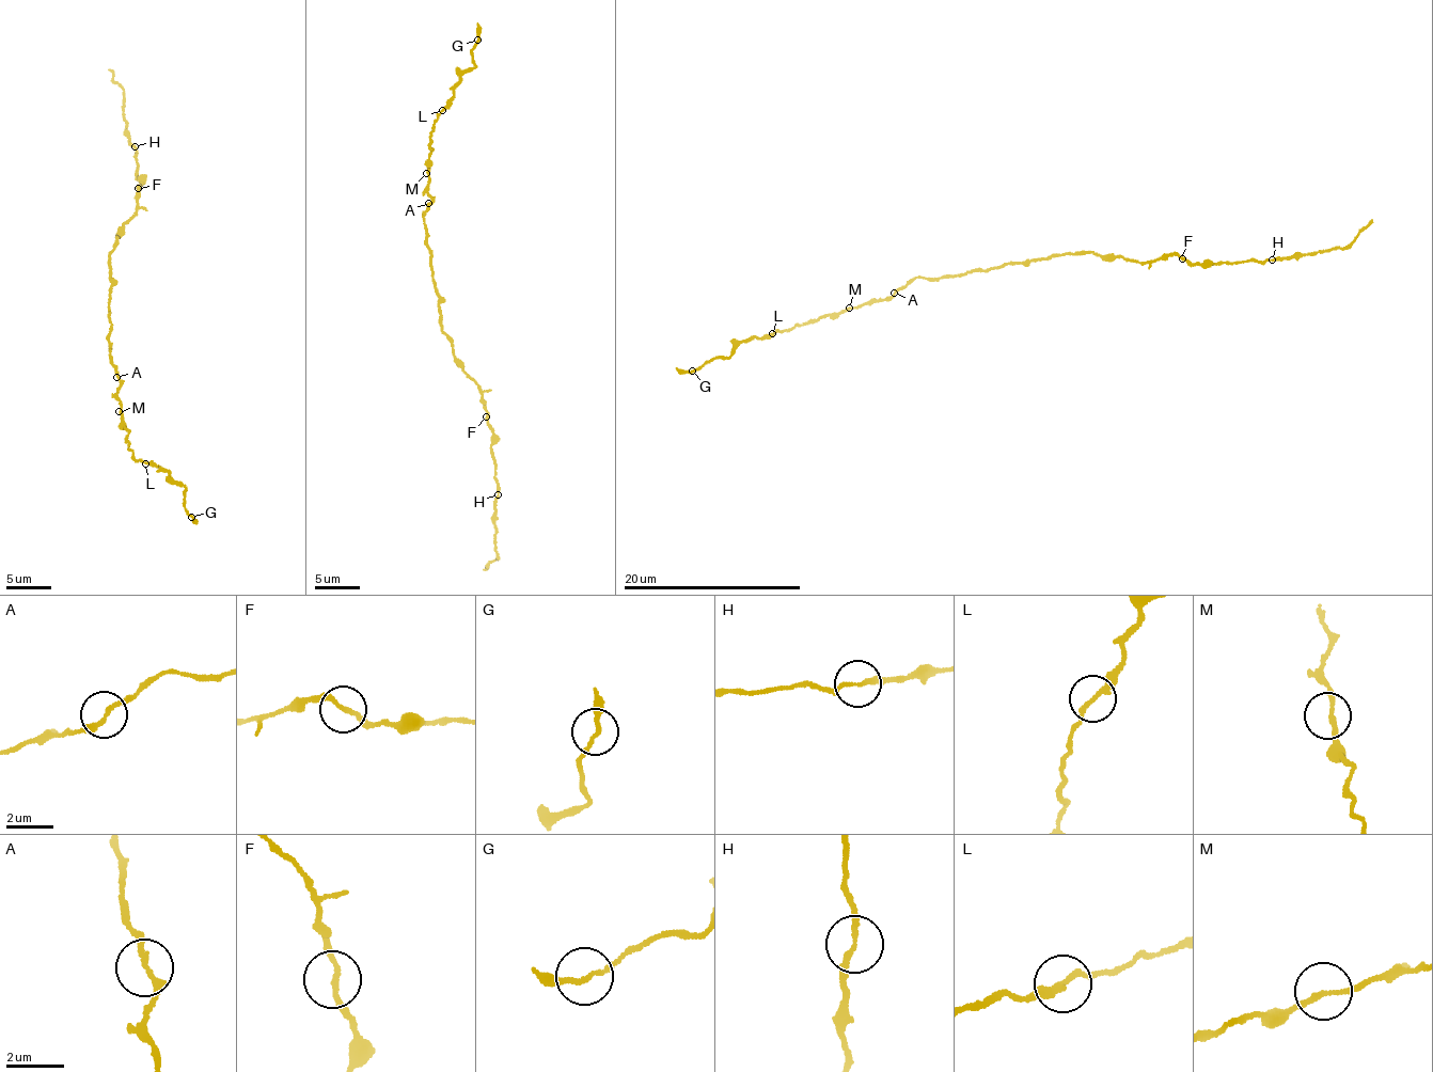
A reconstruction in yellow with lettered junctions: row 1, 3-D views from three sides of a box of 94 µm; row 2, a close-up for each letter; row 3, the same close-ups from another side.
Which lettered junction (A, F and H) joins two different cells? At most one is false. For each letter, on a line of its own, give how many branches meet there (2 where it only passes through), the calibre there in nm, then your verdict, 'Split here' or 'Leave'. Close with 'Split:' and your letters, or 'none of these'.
A: Branches: 2. Thickness 200 nm. Leave
F: Branches: 2. Thickness 180 nm. Leave
H: Branches: 2. Thickness 160 nm. Leave
Split: none of these

